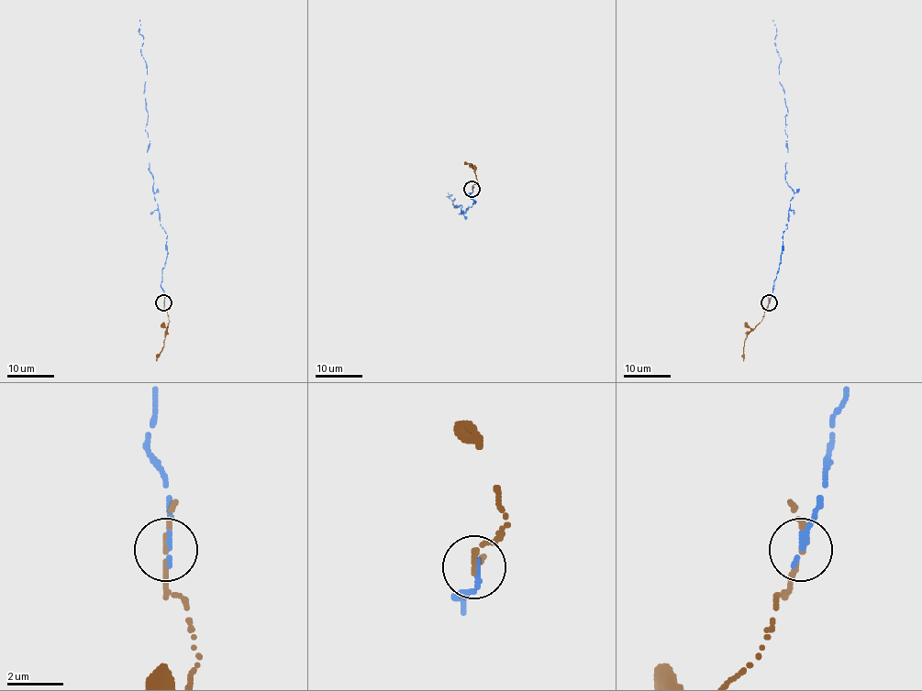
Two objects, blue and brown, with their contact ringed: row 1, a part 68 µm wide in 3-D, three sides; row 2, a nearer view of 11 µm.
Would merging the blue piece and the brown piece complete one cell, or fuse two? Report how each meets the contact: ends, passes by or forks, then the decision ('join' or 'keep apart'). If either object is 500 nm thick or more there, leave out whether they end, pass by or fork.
blue ends; brown ends; join

